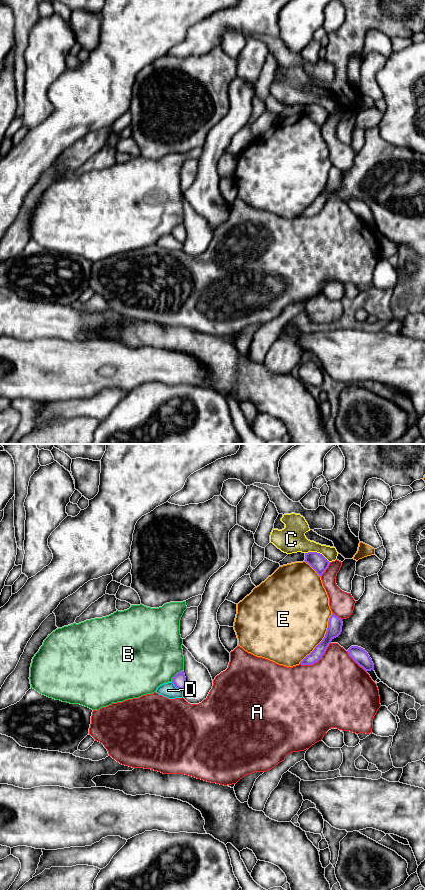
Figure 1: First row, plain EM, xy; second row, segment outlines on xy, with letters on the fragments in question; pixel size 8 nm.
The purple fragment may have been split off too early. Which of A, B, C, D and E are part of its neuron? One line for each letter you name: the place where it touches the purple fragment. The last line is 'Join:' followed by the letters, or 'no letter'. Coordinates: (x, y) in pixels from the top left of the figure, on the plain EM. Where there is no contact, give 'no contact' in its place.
Join: no letter

